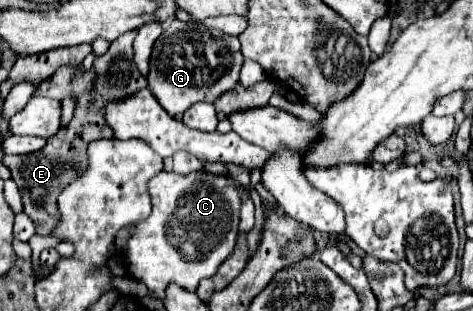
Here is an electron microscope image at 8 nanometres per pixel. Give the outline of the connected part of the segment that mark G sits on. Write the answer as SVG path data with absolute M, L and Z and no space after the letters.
M172 20L152 46L148 90L158 98L170 116L180 116L196 102L214 102L220 94L232 90L242 68L242 52L236 36L210 30L202 24Z

